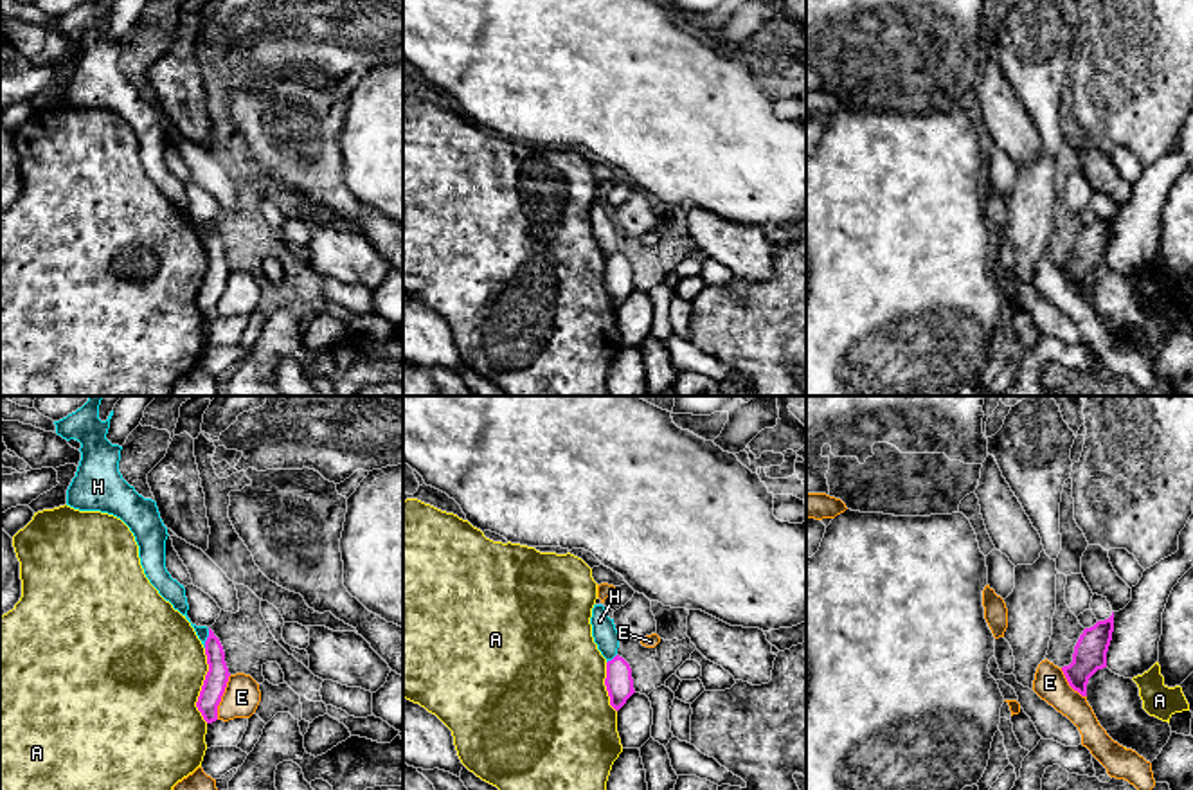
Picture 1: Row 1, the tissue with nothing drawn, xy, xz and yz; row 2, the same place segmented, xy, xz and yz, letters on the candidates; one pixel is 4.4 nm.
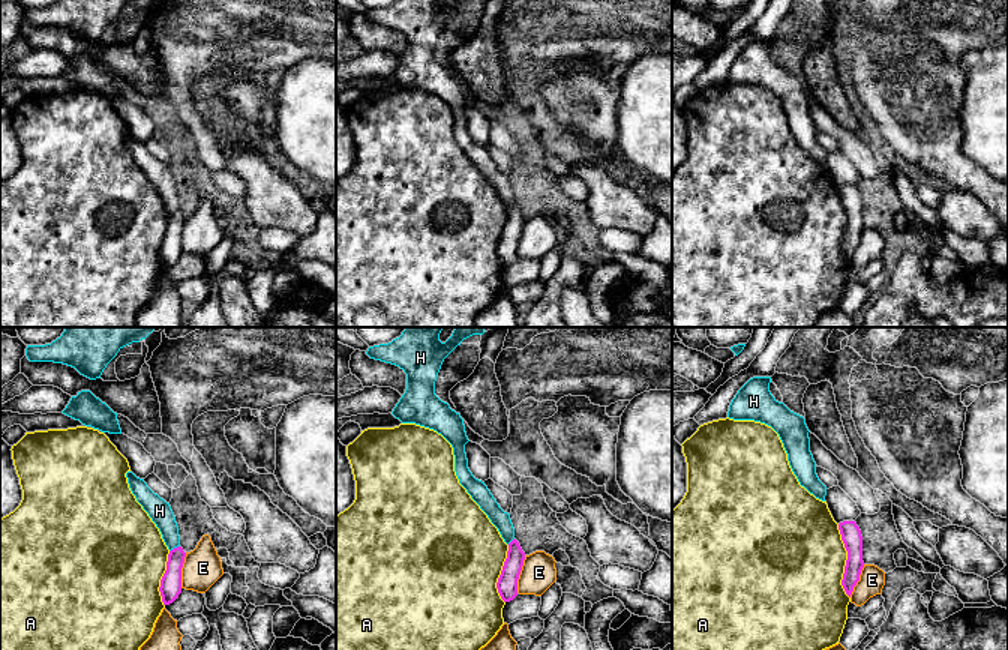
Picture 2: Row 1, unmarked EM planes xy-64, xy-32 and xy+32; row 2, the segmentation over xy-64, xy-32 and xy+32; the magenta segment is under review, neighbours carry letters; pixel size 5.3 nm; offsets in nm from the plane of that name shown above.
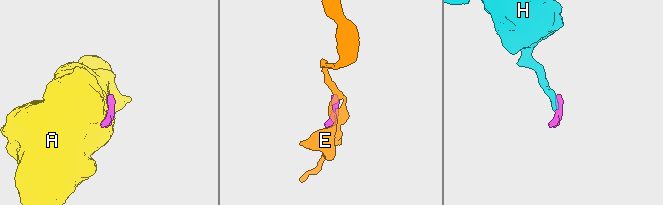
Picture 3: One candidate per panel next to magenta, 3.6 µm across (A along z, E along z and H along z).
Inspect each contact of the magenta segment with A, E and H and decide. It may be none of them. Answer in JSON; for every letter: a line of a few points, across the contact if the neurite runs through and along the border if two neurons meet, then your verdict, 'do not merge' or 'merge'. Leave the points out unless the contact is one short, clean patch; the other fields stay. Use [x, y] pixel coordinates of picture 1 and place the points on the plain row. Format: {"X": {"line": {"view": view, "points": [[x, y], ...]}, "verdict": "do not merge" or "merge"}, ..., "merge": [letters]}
{"A": {"verdict": "do not merge"}, "E": {"line": {"view": "xy", "points": [[231, 272], [216, 315]]}, "verdict": "do not merge"}, "H": {"line": {"view": "xy", "points": [[209, 225], [204, 243]]}, "verdict": "do not merge"}, "merge": []}

